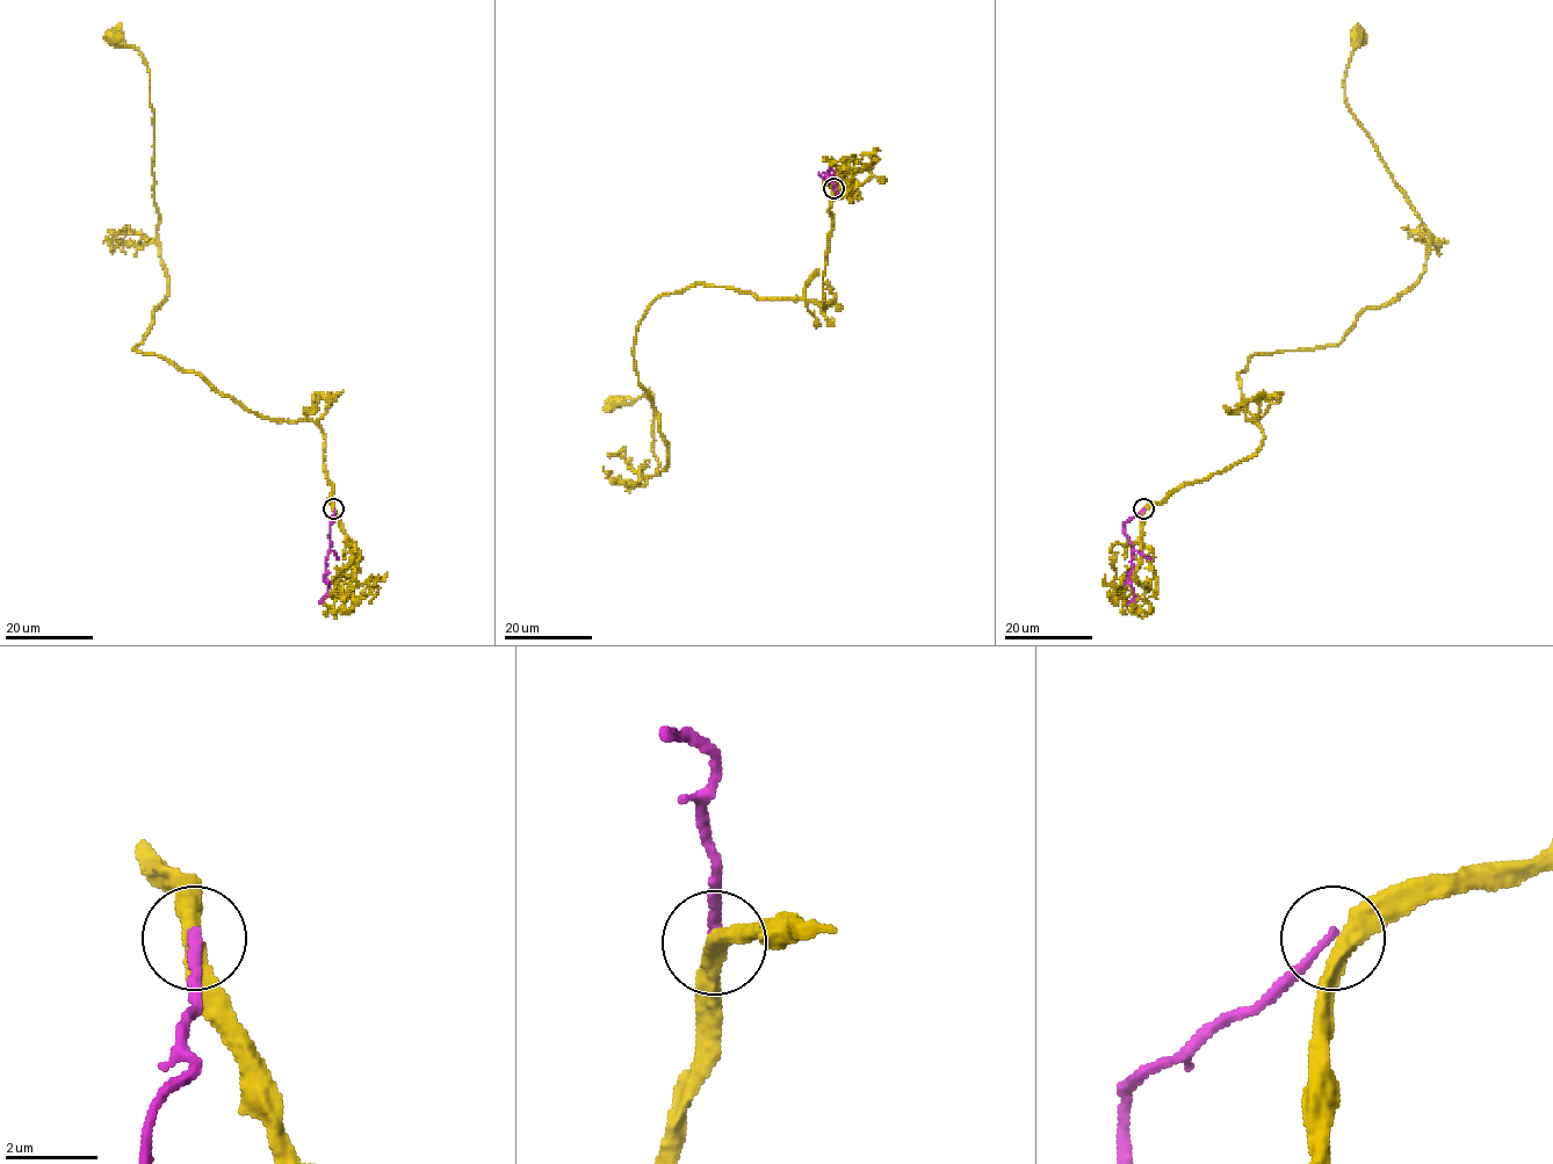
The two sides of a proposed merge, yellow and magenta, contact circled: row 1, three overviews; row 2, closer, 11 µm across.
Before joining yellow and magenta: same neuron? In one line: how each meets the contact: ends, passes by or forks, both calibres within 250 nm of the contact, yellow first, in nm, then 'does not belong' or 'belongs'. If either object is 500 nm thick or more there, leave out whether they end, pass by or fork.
yellow passes by | magenta ends | 400/200 nm | does not belong

